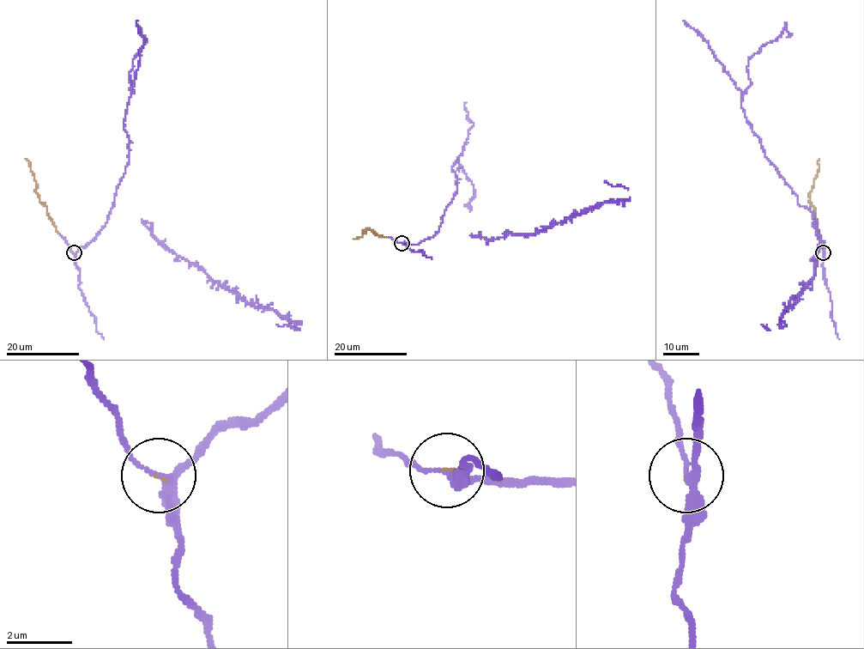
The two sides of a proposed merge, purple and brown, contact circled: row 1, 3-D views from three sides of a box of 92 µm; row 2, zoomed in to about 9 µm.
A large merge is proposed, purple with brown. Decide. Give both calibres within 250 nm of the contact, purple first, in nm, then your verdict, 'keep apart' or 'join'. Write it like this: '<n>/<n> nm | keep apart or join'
240/40 nm | join

